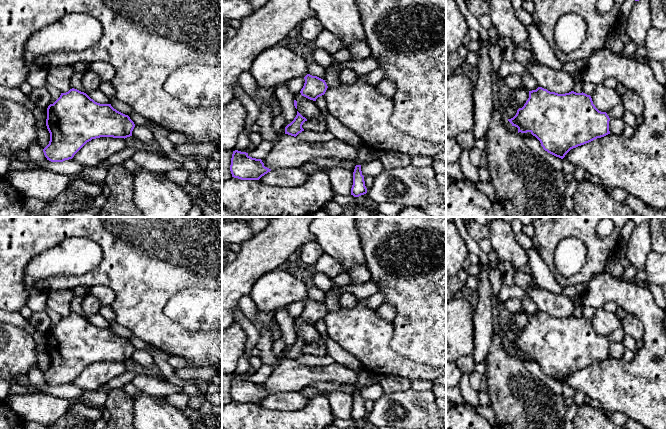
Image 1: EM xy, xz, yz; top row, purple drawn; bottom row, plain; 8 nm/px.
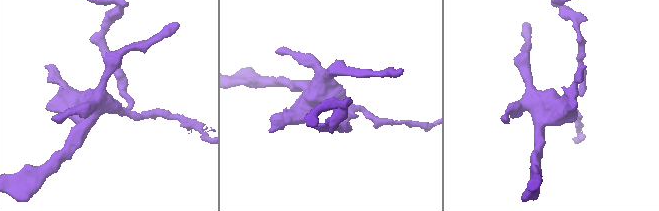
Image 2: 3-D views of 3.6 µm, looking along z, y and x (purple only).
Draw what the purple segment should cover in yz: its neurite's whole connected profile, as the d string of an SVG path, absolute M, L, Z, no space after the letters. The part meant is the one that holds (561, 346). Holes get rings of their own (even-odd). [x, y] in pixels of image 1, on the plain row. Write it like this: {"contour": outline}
{"contour": "M538 311L529 315L529 322L524 330L508 345L518 352L518 357L530 356L540 365L545 375L561 383L571 373L610 358L609 340L606 336L599 335L591 320L583 316L558 318Z"}

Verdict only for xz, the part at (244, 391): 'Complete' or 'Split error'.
Complete

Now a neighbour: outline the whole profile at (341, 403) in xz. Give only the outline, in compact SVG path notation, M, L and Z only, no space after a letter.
M336 391L327 394L327 400L335 418L351 419L353 409L353 397L351 395L343 391Z

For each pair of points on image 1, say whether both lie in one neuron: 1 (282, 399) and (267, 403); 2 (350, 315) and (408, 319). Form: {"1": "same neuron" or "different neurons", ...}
{"1": "same neuron", "2": "different neurons"}

